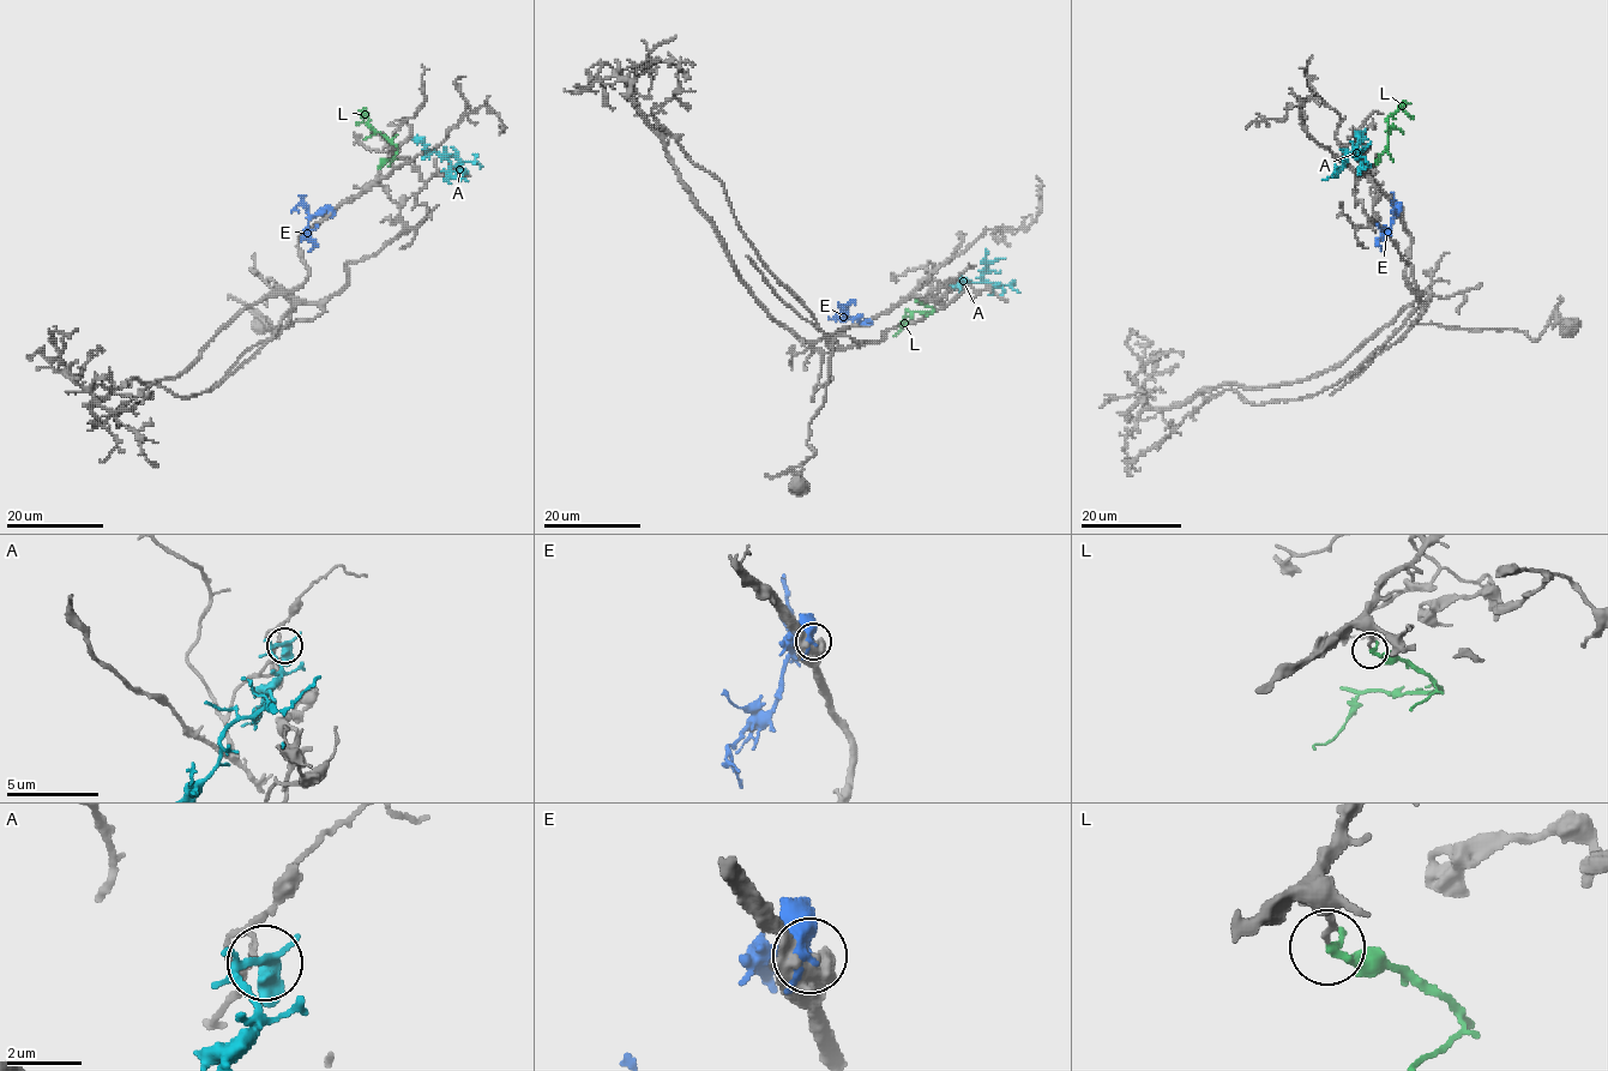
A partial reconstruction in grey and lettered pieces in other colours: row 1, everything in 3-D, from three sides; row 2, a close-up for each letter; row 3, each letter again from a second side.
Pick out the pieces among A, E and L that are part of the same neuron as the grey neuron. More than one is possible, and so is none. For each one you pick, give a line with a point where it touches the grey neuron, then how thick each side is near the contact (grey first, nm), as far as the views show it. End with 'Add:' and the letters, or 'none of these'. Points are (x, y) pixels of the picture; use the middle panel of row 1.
L: (915, 301) | 140/220 nm
Add: L

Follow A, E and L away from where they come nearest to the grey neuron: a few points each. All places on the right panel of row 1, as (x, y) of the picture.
A: (1361, 133), (1356, 149), (1344, 157), (1343, 164), (1331, 176)
E: (1399, 209), (1398, 205), (1377, 244), (1381, 250)
L: (1377, 163), (1386, 150), (1387, 118), (1402, 107), (1413, 118)

